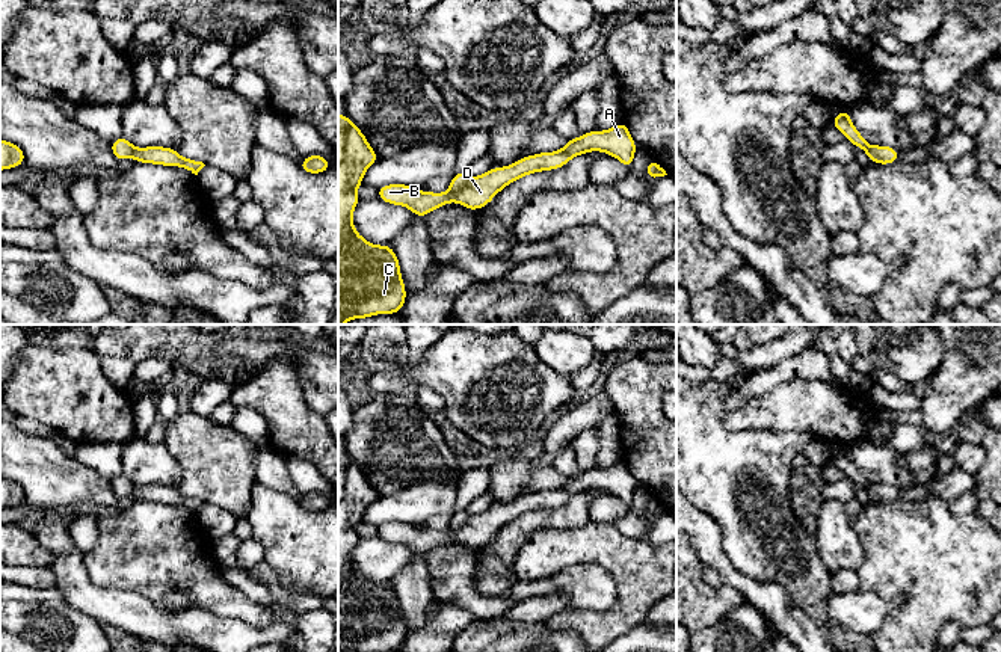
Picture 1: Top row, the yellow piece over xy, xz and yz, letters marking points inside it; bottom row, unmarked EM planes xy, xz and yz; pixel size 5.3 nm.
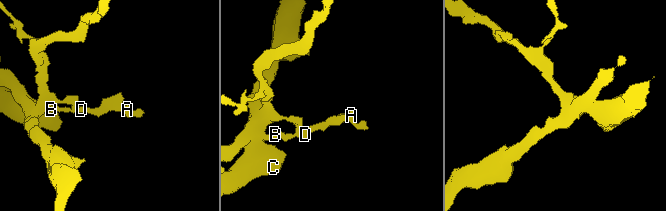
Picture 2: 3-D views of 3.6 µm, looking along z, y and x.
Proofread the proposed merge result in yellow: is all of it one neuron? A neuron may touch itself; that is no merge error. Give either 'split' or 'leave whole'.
split

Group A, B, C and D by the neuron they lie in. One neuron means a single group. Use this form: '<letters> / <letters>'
A B D / C

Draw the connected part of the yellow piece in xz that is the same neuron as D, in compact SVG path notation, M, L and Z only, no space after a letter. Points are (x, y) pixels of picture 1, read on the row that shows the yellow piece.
M625 122L616 124L607 131L595 128L577 139L571 139L560 151L527 155L504 168L492 168L483 175L470 178L465 187L454 196L448 192L420 192L406 184L385 184L377 189L377 199L387 204L405 205L414 216L426 217L432 210L454 201L471 211L488 205L500 190L521 177L563 168L572 157L590 151L602 151L616 157L631 169L637 143L630 136Z

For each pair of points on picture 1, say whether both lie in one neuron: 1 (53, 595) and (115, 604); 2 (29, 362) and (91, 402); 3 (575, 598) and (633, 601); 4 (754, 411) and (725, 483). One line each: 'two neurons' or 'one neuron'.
1: two neurons
2: one neuron
3: two neurons
4: two neurons

